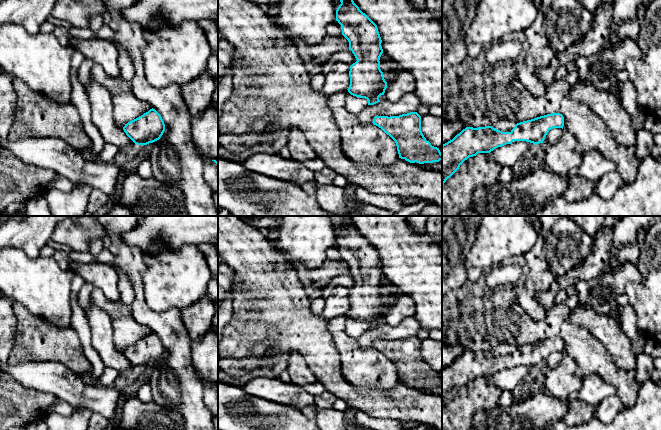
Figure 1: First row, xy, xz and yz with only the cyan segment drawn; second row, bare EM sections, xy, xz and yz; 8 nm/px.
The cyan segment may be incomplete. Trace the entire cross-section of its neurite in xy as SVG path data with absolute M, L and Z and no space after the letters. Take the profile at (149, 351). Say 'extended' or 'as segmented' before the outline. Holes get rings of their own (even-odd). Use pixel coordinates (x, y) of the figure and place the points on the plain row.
as segmented | M152 332L125 348L123 354L135 368L147 369L161 362L165 355L165 348L161 339Z

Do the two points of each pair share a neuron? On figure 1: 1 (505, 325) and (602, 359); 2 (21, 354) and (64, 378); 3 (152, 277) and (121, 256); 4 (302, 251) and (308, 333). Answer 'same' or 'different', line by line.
1: same
2: different
3: different
4: different

